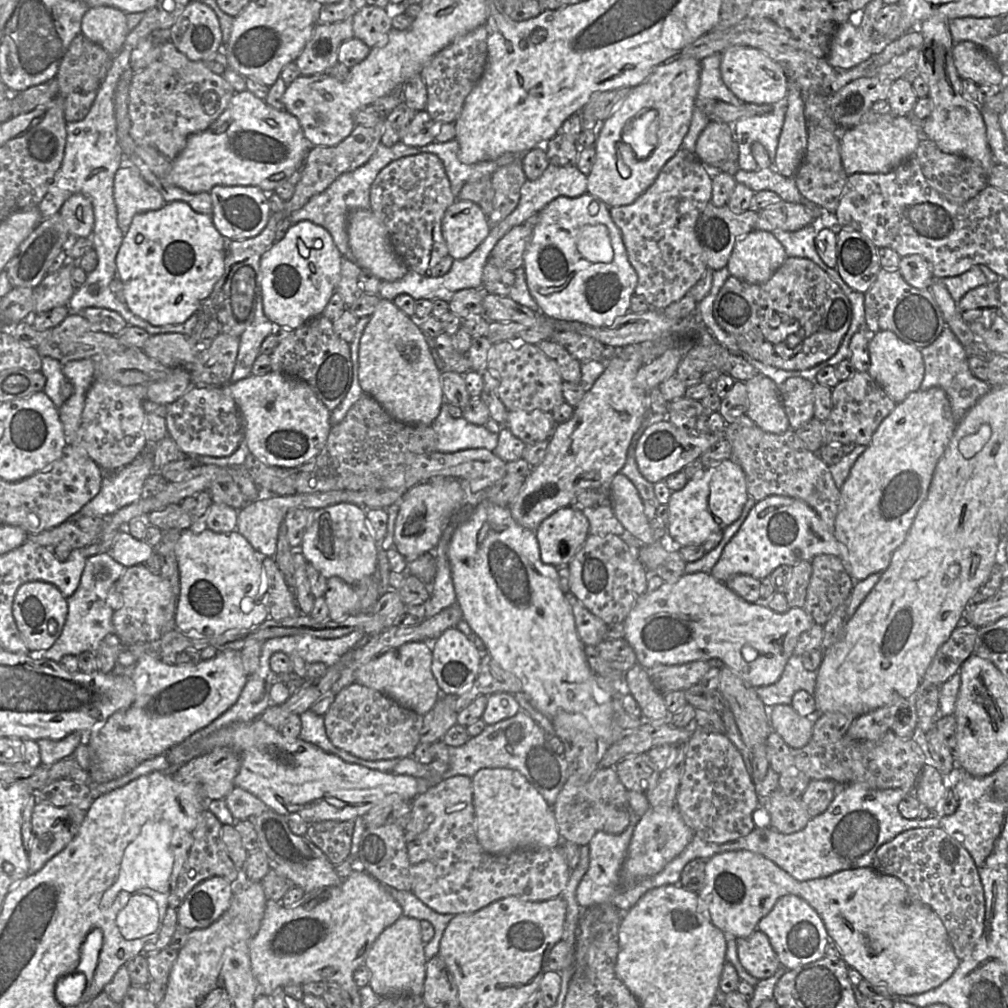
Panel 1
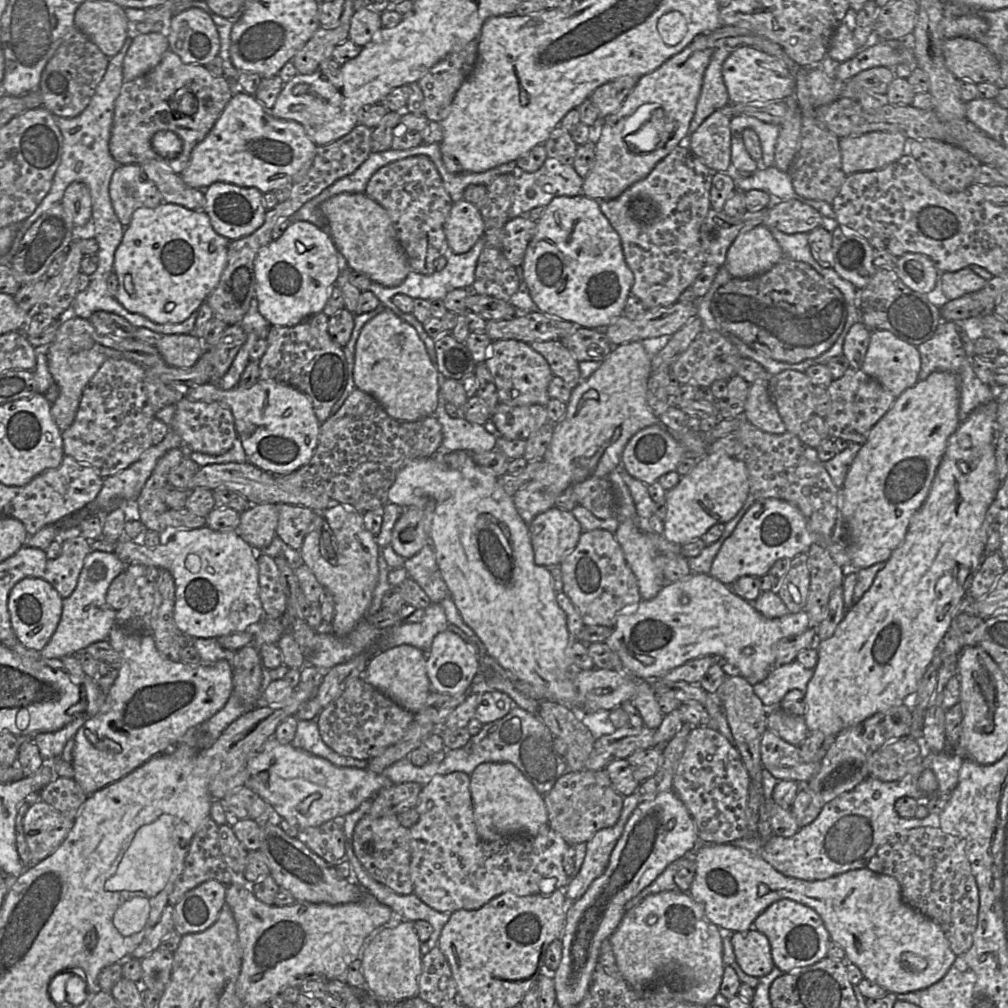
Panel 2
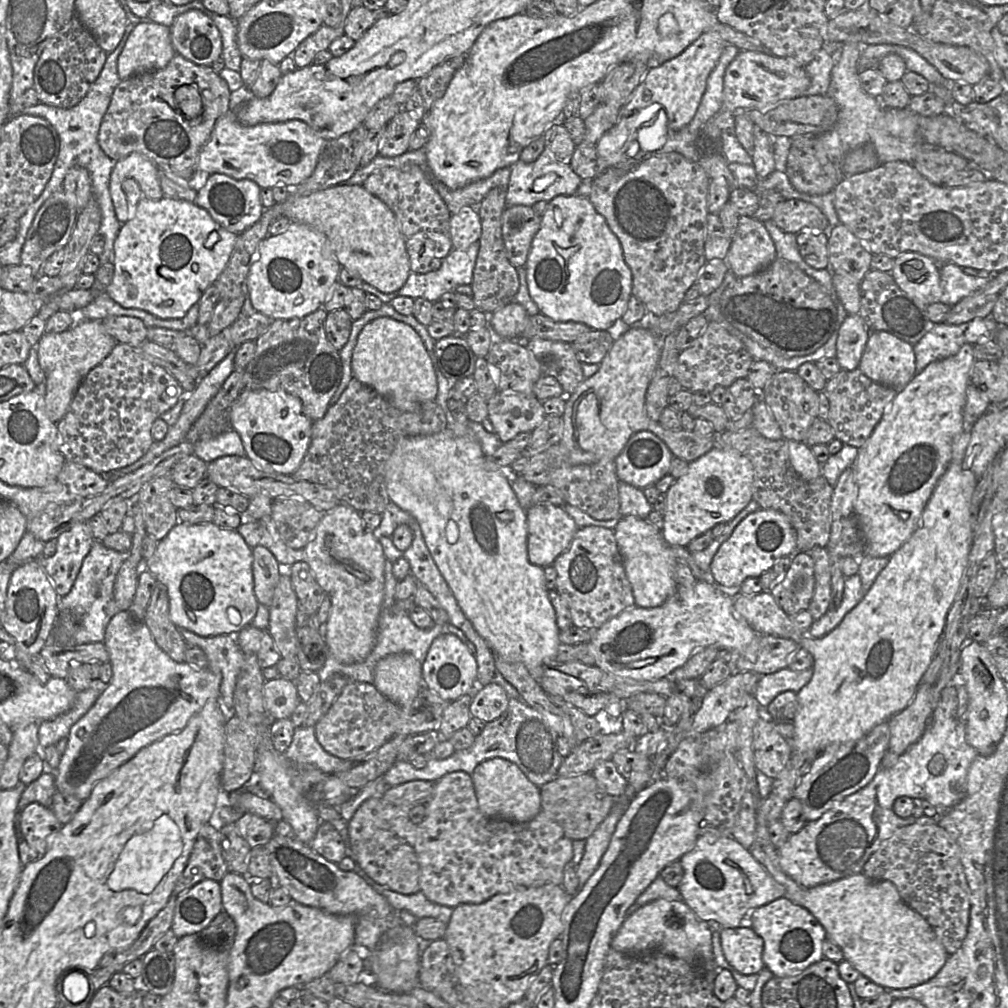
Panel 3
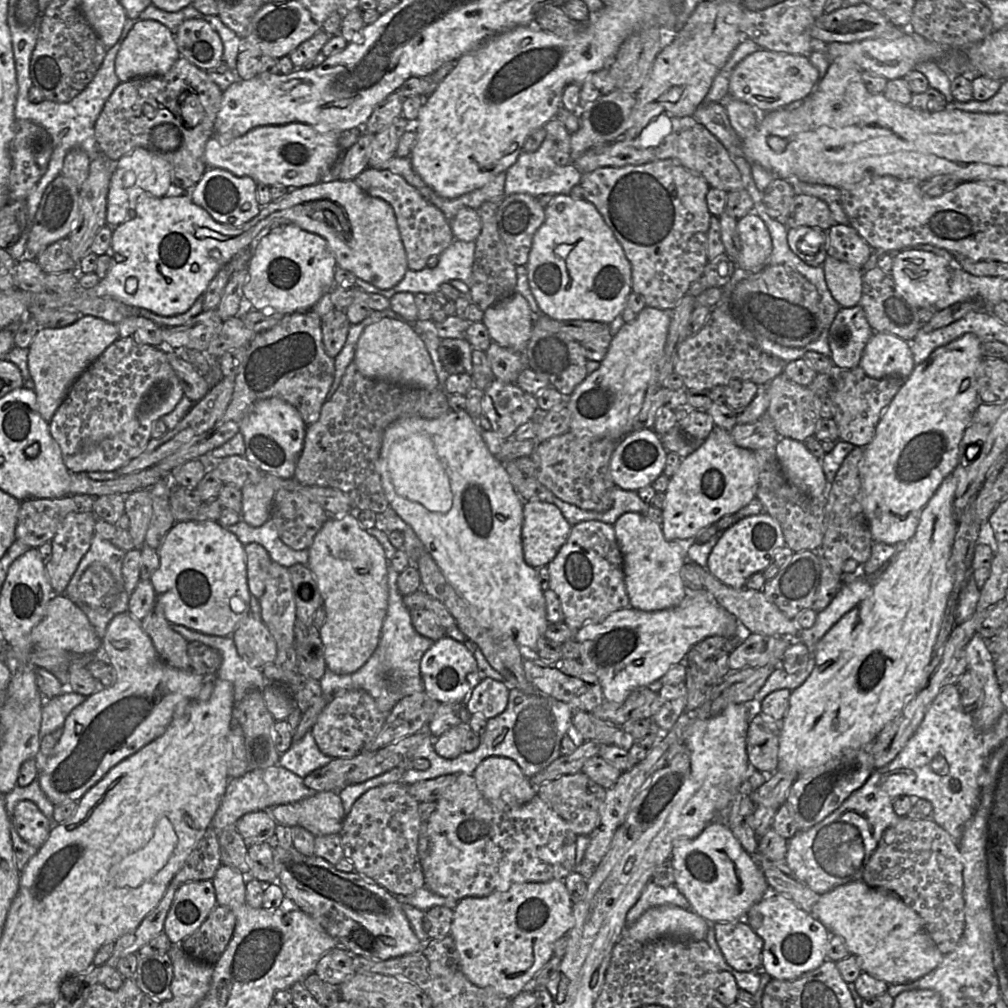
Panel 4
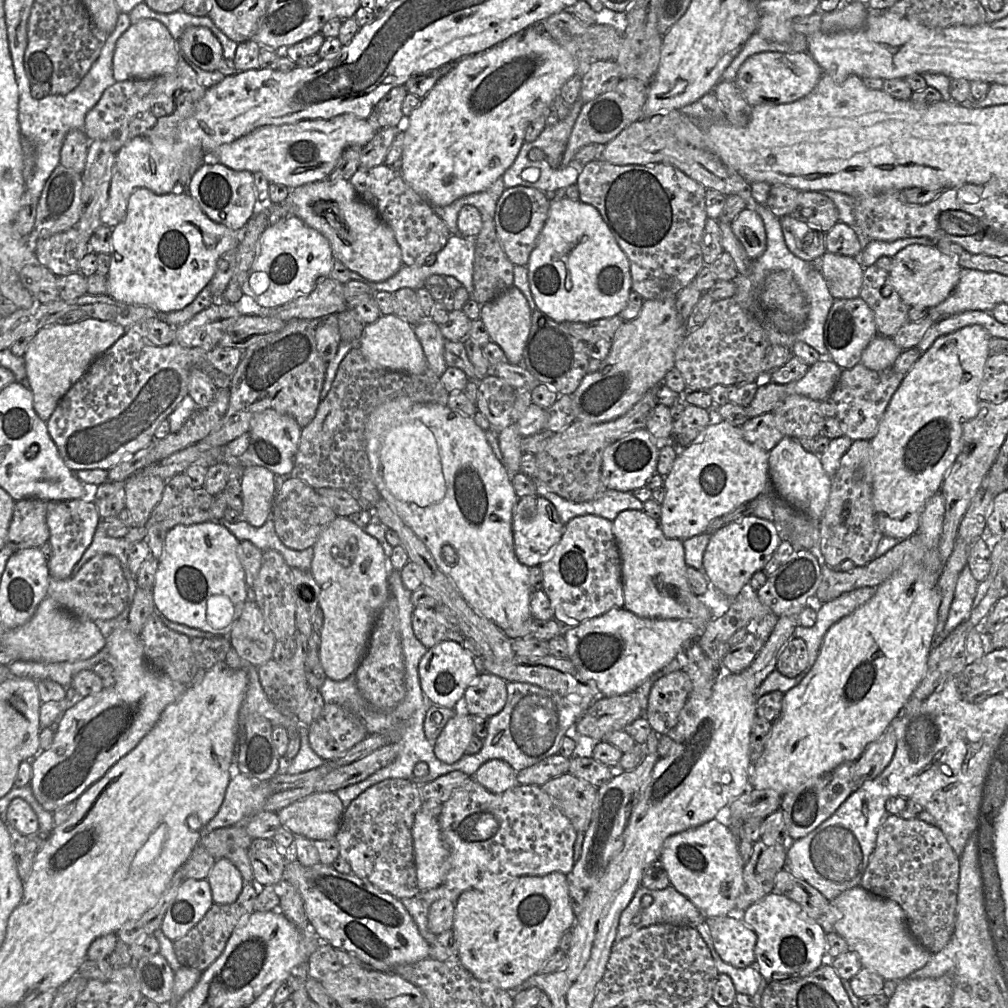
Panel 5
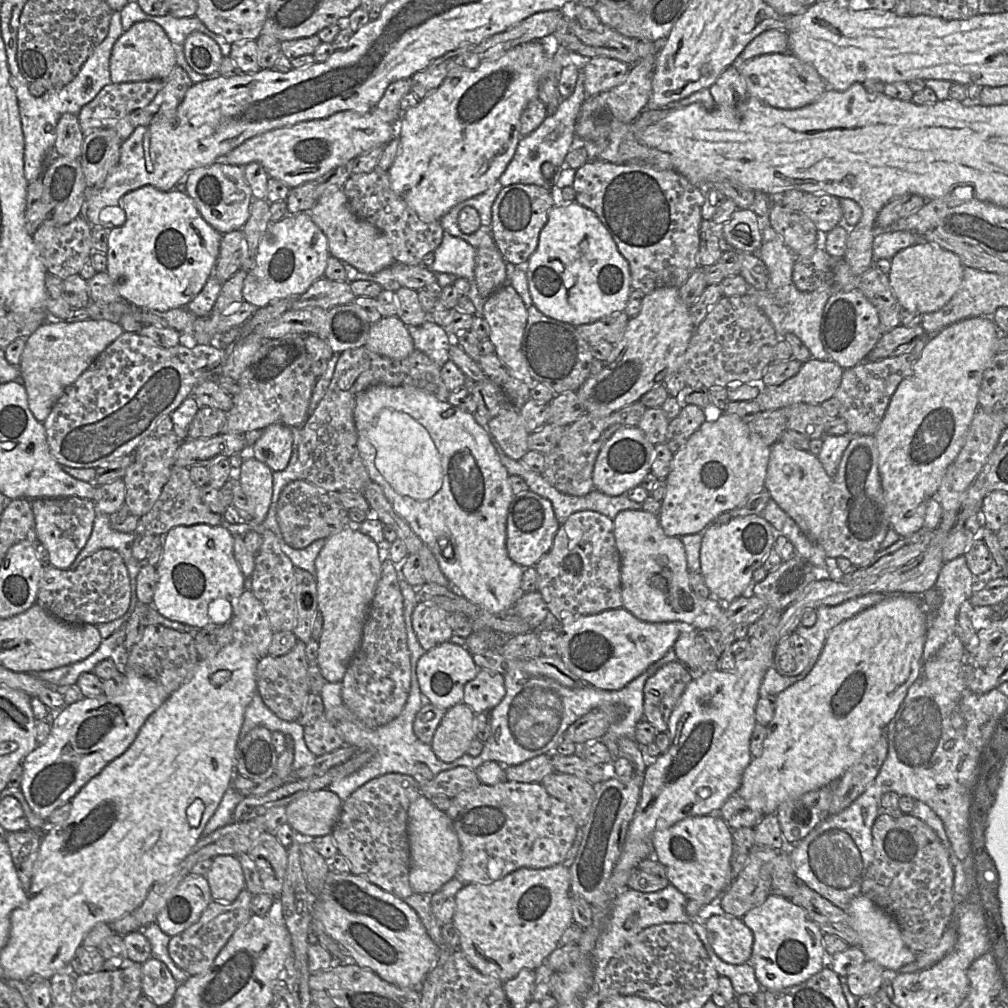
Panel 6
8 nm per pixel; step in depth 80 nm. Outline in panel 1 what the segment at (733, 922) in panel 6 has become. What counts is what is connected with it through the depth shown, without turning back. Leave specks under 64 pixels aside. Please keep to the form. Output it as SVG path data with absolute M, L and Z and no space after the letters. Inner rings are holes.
M759 930L747 938L737 938L736 945L741 965L758 980L772 977L782 966L768 936Z

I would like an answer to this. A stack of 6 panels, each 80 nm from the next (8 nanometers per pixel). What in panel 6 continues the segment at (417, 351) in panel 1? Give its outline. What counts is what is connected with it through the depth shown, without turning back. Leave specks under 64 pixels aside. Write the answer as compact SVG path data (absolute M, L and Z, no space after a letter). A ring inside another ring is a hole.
M398 316L382 317L371 324L364 346L392 359L404 359L416 349L407 325Z

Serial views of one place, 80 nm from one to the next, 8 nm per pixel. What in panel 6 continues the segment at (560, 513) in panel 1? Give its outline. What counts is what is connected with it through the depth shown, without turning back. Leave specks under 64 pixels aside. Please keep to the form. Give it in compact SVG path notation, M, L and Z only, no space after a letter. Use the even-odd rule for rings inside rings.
M531 490L514 495L506 521L506 547L513 562L523 568L535 564L551 549L560 523L555 517L551 502Z

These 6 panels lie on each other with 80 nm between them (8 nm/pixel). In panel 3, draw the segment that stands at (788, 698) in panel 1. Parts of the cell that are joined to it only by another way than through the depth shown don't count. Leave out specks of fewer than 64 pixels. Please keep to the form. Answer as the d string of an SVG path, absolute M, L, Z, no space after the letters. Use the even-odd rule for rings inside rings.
M786 667L774 673L765 674L760 677L755 690L755 698L762 706L767 707L782 692L798 693L808 684L812 675L812 667L801 671L793 671Z

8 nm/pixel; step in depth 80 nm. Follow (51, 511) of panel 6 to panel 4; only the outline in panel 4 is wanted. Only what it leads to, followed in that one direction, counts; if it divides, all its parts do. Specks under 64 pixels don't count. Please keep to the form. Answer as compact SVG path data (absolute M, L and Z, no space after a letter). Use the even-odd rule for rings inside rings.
M93 512L69 513L51 540L52 556L45 564L54 592L63 595L95 533Z

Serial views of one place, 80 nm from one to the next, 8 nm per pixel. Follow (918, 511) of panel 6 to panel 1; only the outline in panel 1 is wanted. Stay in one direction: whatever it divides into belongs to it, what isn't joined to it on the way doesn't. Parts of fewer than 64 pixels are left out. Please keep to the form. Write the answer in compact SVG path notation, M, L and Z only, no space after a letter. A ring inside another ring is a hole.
M932 387L910 393L896 404L872 435L870 444L853 464L840 489L840 503L834 536L839 542L842 564L852 580L864 580L873 573L883 573L893 552L904 542L917 511L925 500L935 467L953 436L957 422L949 399L942 388Z

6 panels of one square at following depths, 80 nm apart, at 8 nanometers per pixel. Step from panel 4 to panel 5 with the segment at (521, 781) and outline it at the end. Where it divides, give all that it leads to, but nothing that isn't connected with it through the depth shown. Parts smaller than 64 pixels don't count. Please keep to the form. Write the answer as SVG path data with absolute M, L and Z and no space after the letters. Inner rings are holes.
M491 759L482 764L473 777L488 791L498 794L519 785L516 774L507 762Z

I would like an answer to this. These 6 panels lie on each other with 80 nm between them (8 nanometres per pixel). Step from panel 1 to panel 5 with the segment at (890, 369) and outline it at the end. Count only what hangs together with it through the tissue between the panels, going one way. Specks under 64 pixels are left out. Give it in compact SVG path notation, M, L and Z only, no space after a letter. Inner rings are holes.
M878 334L862 352L859 363L870 370L882 371L892 366L902 351L891 337Z

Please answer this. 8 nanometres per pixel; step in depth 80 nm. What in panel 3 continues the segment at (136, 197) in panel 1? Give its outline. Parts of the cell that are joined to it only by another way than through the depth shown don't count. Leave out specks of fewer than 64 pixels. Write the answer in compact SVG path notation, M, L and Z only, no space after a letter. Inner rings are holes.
M137 152L115 162L109 190L116 217L122 224L129 220L128 201L122 190L123 181L134 179L143 196L158 201L164 197L159 172L159 168L151 160Z

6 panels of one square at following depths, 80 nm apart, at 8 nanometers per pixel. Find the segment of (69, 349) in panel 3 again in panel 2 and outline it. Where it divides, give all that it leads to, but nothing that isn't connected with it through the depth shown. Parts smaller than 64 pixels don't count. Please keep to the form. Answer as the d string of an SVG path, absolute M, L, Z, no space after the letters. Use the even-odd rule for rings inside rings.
M48 347L46 356L49 372L53 377L54 383L59 388L59 396L51 404L50 412L54 422L62 433L74 422L84 388L108 358L96 350L66 354L62 351L48 350Z

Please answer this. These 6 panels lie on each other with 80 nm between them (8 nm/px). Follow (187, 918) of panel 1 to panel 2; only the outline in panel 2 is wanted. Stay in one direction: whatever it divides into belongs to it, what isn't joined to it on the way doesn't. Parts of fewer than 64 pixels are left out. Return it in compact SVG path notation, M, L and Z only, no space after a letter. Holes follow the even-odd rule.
M208 880L190 890L175 905L174 929L182 936L212 926L226 904L227 886Z

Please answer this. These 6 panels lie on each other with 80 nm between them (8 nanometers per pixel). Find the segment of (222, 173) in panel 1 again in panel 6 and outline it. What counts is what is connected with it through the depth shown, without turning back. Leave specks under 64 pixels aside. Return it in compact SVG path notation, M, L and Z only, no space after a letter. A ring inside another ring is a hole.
M351 110L337 112L328 118L303 121L292 126L275 128L252 137L226 156L227 163L244 167L251 162L260 163L269 177L284 182L290 188L317 179L328 171L345 164L369 149L389 143L394 137L393 123L382 121L375 113L360 114Z

